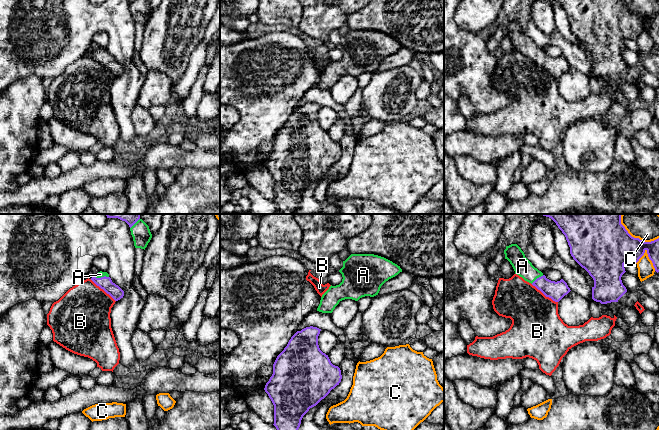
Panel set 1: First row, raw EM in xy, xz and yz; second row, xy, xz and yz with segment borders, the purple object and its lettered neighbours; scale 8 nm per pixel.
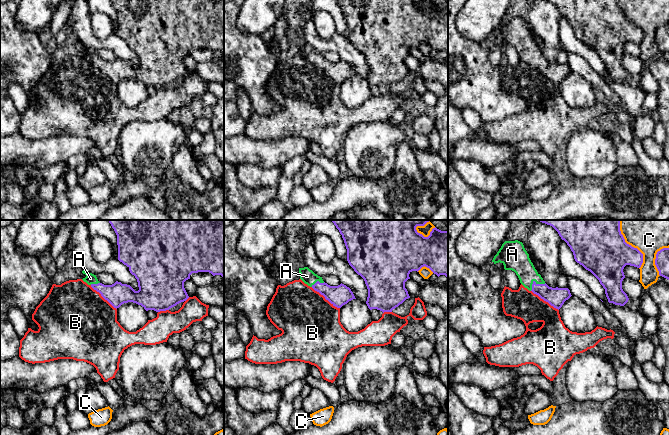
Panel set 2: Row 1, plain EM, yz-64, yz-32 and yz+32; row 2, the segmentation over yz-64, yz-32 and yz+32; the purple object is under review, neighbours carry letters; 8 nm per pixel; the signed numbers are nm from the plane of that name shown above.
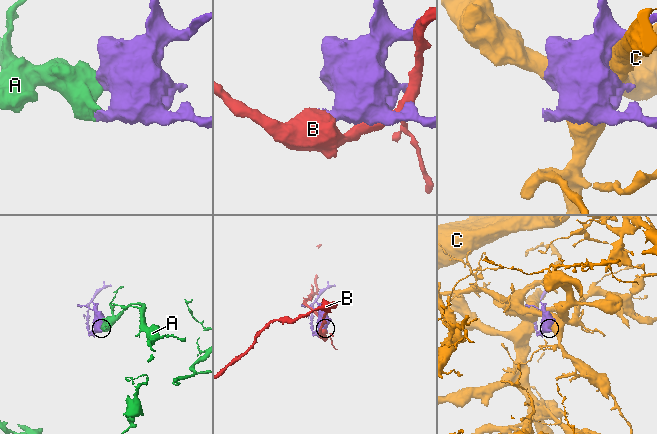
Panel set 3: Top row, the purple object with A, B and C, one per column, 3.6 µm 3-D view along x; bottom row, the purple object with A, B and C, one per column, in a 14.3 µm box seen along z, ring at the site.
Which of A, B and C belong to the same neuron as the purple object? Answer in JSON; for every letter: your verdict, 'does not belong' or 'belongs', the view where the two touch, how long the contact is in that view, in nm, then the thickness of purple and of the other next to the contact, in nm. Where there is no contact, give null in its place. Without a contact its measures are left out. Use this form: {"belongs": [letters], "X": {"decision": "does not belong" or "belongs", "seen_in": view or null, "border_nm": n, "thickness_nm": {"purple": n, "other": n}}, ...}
{"belongs": ["A"], "A": {"decision": "belongs", "seen_in": "xy", "border_nm": 130, "thickness_nm": {"purple": 110, "other": 50}}, "B": {"decision": "does not belong", "seen_in": "yz", "border_nm": 260, "thickness_nm": {"purple": 150, "other": 400}}, "C": {"decision": "does not belong", "seen_in": "yz", "border_nm": 320, "thickness_nm": {"purple": 360, "other": 140}}}

